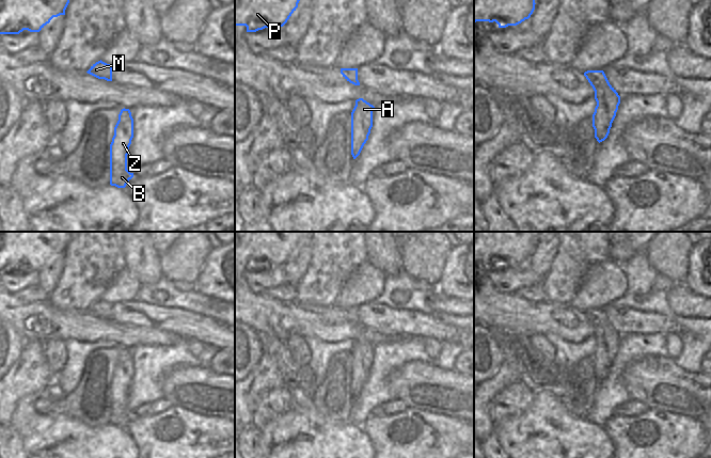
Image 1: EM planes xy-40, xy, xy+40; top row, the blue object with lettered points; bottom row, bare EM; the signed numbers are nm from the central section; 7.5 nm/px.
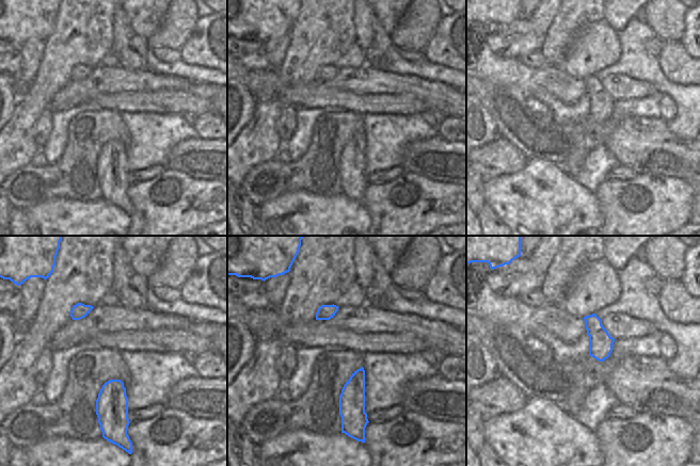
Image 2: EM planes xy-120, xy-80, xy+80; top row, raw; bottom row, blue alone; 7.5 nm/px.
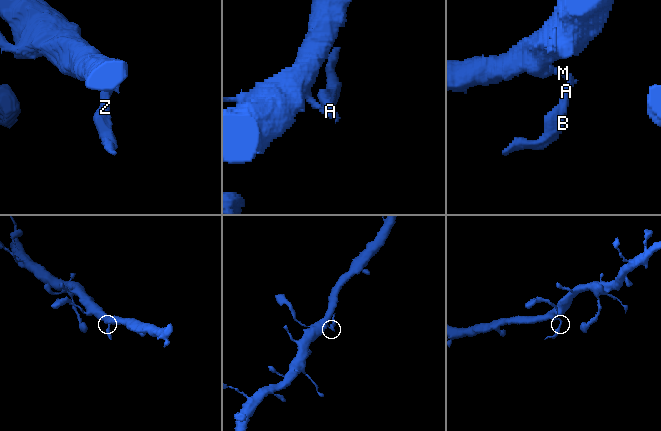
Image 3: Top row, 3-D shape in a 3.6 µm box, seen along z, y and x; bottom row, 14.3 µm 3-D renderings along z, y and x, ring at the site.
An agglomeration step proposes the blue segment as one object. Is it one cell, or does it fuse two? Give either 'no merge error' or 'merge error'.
no merge error

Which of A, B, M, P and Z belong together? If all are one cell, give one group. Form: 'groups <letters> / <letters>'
groups A B M P Z

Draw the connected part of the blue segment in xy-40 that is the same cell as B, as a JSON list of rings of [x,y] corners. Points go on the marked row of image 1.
[[[122,109],[110,144],[110,185],[125,188],[133,177],[127,170],[127,155],[133,138],[133,119],[129,109]]]

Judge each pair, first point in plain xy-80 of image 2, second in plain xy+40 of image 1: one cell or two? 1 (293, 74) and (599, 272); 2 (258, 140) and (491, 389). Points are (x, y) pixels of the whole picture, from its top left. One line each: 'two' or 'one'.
1: two
2: one

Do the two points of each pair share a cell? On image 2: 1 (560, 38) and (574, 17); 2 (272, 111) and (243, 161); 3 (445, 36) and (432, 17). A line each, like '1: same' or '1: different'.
1: same
2: same
3: different

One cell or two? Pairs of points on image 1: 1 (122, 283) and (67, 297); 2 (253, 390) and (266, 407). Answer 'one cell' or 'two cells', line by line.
1: two cells
2: two cells

